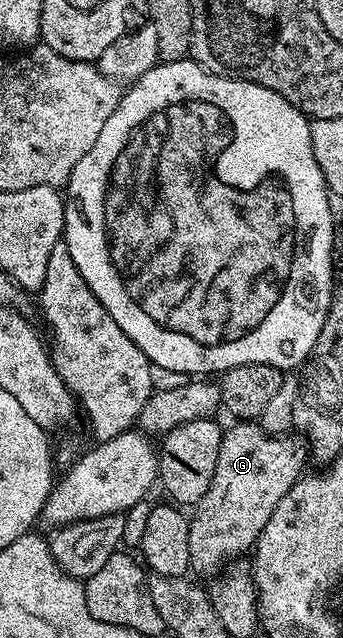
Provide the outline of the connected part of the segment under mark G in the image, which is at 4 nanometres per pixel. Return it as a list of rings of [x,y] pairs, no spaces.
[[[242,420],[231,430],[227,429],[222,436],[220,456],[216,460],[216,472],[212,472],[212,484],[208,492],[193,507],[189,515],[188,552],[190,553],[190,570],[198,574],[210,574],[213,570],[221,571],[231,560],[242,556],[257,542],[268,516],[284,500],[284,496],[303,477],[302,465],[308,462],[308,446],[301,437],[275,436],[268,434],[258,424]]]

